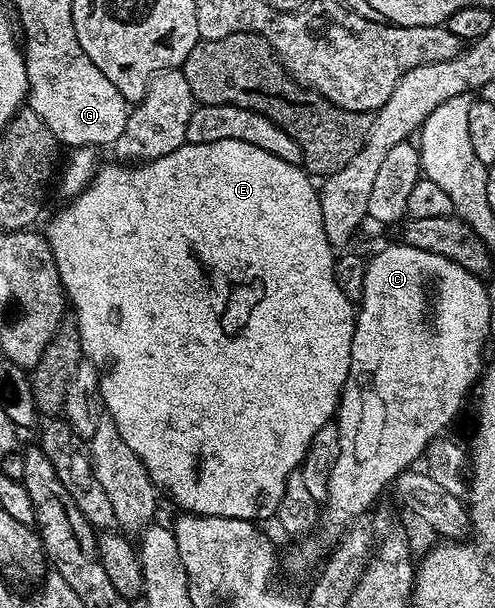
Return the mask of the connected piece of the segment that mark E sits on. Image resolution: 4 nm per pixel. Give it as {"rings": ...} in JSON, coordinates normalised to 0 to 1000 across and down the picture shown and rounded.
{"rings":[[[428,232],[426,235],[368,237],[364,245],[339,252],[331,258],[315,258],[301,265],[281,266],[277,271],[248,271],[228,265],[216,275],[200,273],[182,294],[182,301],[149,326],[143,326],[127,347],[109,354],[109,362],[89,375],[89,385],[101,396],[101,408],[113,429],[113,442],[121,449],[125,475],[133,482],[139,503],[145,507],[147,523],[162,548],[162,567],[166,582],[198,609],[202,627],[202,646],[206,648],[204,668],[212,681],[228,691],[242,706],[242,715],[251,719],[251,729],[283,752],[291,771],[299,771],[303,789],[311,799],[335,808],[368,832],[370,842],[386,847],[418,847],[420,850],[469,850],[471,854],[501,854],[507,857],[531,857],[560,842],[568,817],[574,814],[576,793],[584,781],[604,773],[612,755],[618,753],[618,740],[626,735],[630,719],[655,697],[677,688],[683,674],[683,661],[691,658],[691,641],[703,627],[703,607],[711,600],[711,554],[715,553],[715,528],[719,505],[703,488],[687,479],[675,454],[675,434],[679,428],[677,408],[667,405],[663,383],[655,383],[655,357],[646,350],[646,331],[642,329],[644,309],[636,296],[604,270],[566,265],[566,258],[549,258],[549,252],[533,252],[533,245],[517,245],[517,238],[501,238],[501,232]]]}

